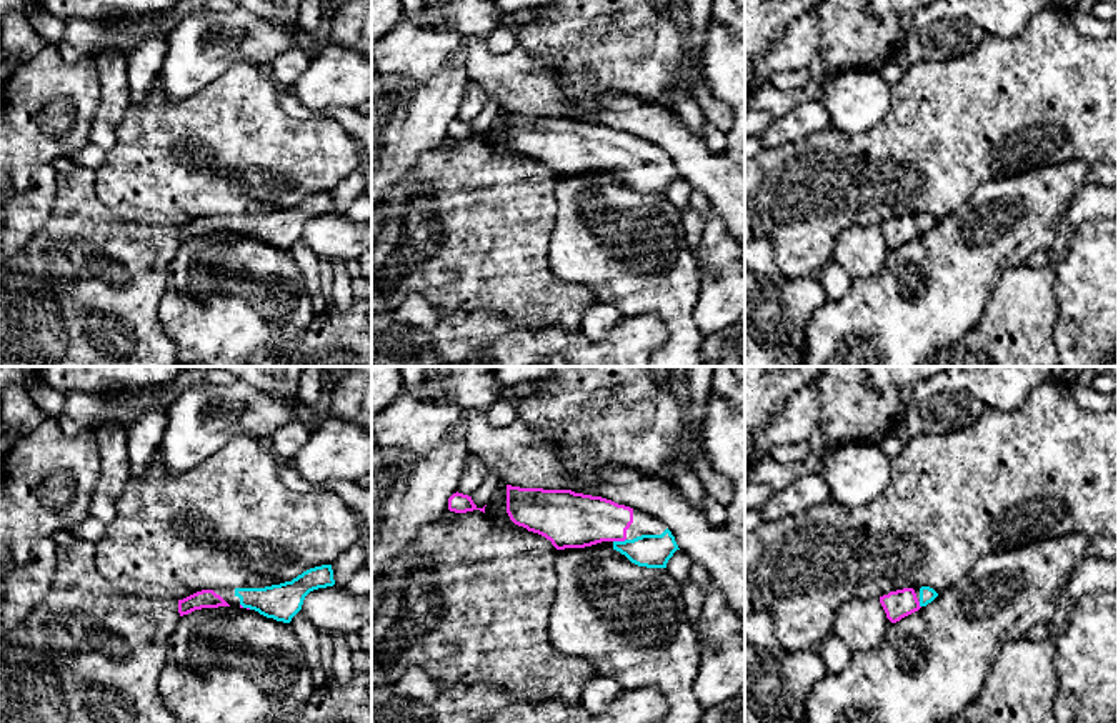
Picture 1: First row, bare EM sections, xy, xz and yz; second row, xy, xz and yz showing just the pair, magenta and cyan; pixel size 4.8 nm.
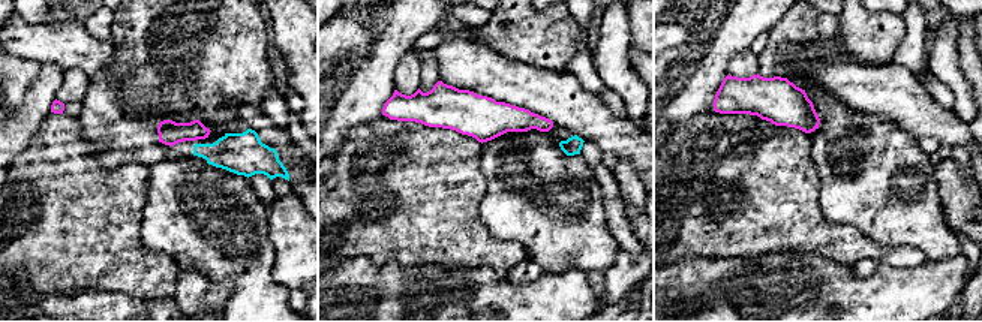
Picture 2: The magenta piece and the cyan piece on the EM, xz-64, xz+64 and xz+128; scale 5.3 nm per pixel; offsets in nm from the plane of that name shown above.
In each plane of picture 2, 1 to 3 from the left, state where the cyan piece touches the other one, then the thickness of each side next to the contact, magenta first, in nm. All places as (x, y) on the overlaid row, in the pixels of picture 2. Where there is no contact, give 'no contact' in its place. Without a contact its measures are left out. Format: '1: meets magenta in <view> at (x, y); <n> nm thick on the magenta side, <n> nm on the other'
1: no contact
2: no contact
3: no contact

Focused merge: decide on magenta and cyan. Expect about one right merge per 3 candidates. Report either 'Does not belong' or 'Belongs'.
Belongs

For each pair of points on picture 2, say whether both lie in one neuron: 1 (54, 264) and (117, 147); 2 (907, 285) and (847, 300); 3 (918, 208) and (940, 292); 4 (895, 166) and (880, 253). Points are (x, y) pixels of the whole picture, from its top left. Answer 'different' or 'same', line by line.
1: different
2: same
3: different
4: different

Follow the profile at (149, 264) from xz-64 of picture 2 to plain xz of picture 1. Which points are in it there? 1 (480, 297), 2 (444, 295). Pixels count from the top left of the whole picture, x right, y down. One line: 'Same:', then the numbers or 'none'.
Same: 1, 2

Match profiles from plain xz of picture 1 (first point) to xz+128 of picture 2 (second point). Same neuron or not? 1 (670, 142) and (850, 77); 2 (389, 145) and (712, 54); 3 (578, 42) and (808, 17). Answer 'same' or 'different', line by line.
1: same
2: same
3: different

